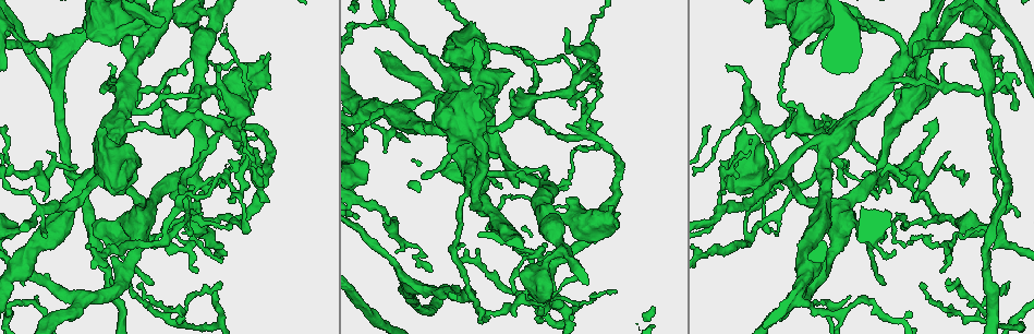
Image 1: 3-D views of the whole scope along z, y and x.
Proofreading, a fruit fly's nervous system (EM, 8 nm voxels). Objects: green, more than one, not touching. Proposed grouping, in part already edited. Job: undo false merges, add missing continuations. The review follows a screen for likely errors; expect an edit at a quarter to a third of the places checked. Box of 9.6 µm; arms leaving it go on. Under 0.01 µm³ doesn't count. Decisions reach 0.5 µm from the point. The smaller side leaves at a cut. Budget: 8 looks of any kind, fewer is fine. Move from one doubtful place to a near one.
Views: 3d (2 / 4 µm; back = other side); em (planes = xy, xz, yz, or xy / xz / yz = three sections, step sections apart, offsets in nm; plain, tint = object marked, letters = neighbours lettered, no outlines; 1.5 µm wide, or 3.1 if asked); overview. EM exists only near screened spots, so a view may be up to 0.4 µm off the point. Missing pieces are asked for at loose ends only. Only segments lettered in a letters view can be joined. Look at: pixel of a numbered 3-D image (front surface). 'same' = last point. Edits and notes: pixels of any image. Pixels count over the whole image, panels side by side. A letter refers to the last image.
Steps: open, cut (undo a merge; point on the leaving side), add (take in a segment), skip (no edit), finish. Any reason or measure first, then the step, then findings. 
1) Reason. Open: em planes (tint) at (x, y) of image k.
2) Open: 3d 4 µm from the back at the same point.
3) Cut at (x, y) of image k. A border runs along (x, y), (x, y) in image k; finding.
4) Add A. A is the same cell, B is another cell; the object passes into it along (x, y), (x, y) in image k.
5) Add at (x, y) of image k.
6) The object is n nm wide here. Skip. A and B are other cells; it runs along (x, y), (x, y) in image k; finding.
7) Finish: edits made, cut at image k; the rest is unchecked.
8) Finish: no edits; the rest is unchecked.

Four arms meet. Open: 3d 2 µm at (100, 179) of image 1.

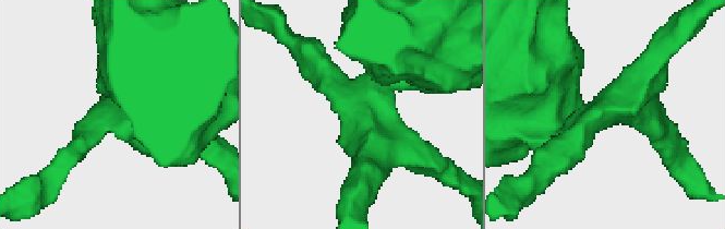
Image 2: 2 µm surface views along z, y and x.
4 arms meet here; shape alone is not enough. Open: em planes (letters) at (604, 112) of image 2.

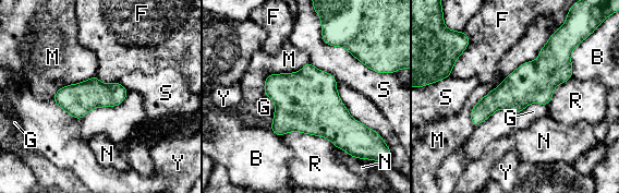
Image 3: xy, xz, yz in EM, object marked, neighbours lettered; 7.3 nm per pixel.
Skip. B, F, G, M, N, R, S and Y are other cells; a border runs along (266, 95), (275, 105), (269, 125) in image 3; all the same neuron.

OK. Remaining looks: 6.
An open end. Open: 3d 4 µm at (872, 31) of image 1.

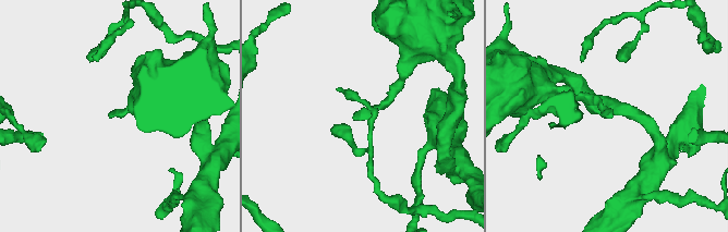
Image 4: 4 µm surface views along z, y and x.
Need the tissue. Open: em planes (plain) at (109, 115) of image 4.

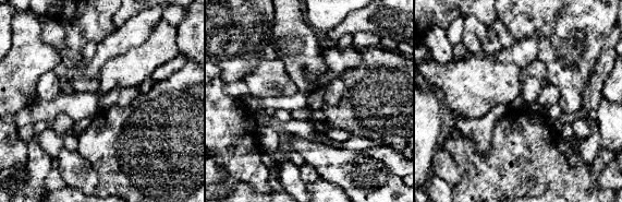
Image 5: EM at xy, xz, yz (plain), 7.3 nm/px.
Open: em planes (letters) at the same point.

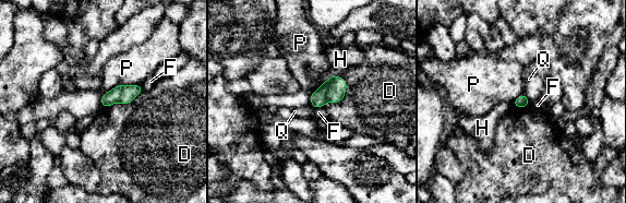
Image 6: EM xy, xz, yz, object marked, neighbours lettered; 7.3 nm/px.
The object is 90 nm wide here. Skip. D, F, H, P and Q are other cells; a border runs along (524, 93), (529, 103) in image 6; none of them fits.

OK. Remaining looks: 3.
Open: em planes (letters) at (263, 56) of image 1.

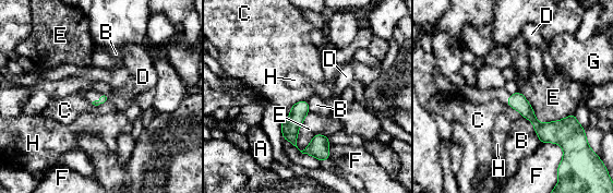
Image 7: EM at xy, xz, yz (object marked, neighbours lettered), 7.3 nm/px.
Skip. A, B, C, D, E, F, G and H are other cells; a border runs along (309, 111), (298, 131), (300, 151) in image 7; none of them fits.

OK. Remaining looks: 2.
Finish: no edits; the rest is unchecked.

